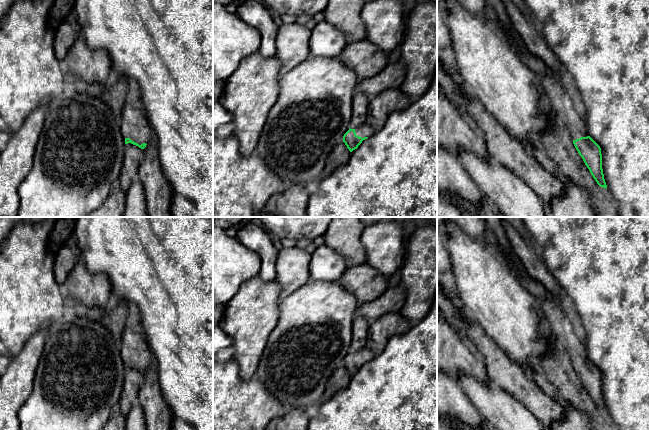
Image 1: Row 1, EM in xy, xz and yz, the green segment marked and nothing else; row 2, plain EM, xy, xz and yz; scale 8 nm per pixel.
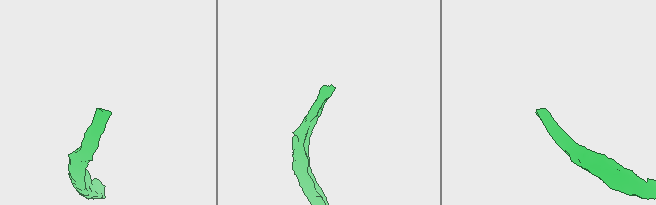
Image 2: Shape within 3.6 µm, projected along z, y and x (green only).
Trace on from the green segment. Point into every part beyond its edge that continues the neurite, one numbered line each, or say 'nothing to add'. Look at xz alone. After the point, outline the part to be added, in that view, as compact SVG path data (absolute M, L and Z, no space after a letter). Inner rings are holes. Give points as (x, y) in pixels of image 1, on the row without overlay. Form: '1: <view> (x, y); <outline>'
1: xz (365, 354); M365 347L362 350L355 352L355 356L357 360L362 362L370 361L375 358L374 353L368 347Z

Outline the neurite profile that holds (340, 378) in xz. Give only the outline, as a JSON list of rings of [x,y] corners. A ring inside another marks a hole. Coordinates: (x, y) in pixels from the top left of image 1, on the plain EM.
[[[344,366],[337,368],[330,376],[325,391],[317,402],[317,405],[321,405],[325,401],[329,400],[339,390],[348,386],[351,376],[347,372]]]

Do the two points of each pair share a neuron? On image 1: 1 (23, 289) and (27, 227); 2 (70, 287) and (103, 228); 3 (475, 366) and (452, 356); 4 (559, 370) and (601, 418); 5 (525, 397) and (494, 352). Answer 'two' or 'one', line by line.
1: one
2: two
3: one
4: one
5: one

